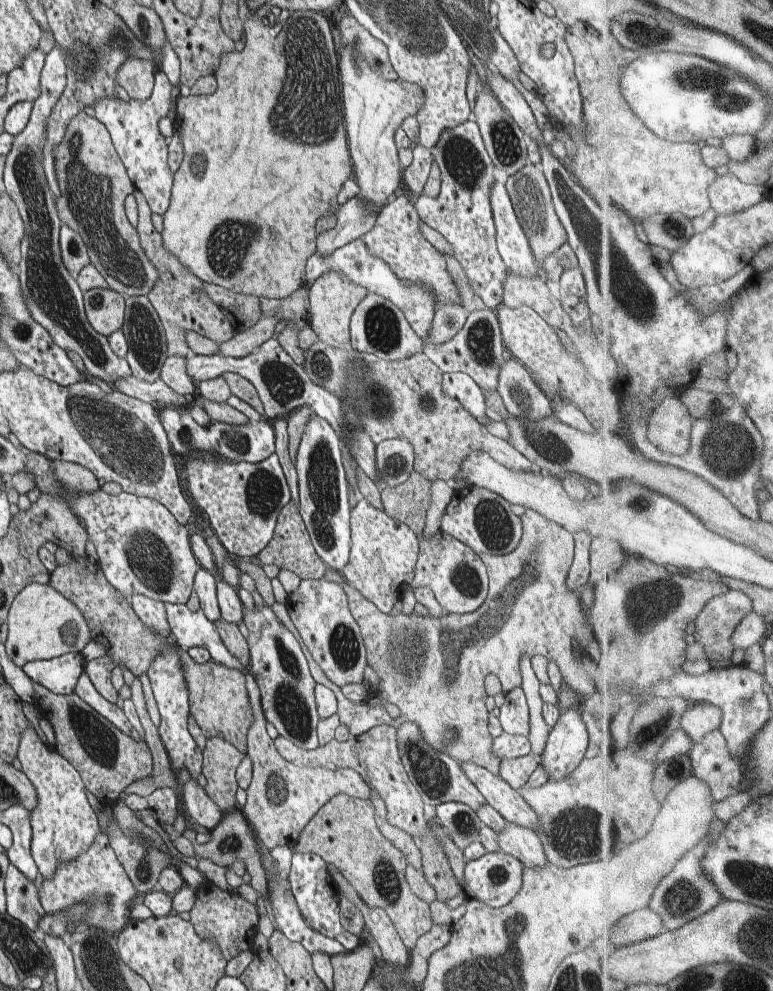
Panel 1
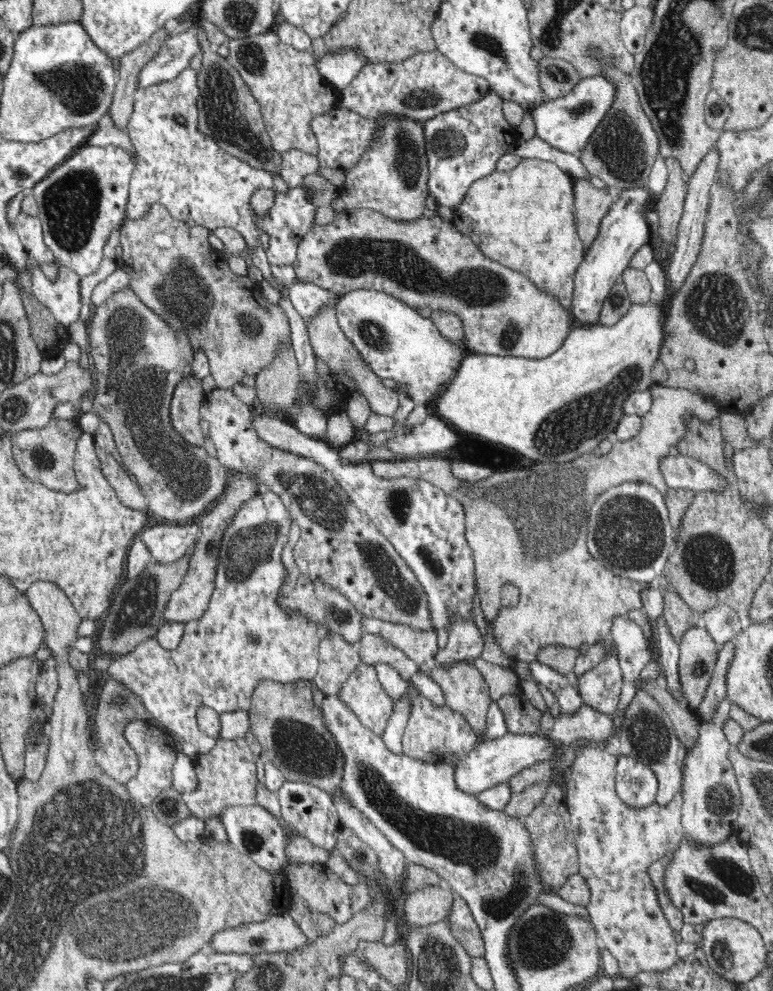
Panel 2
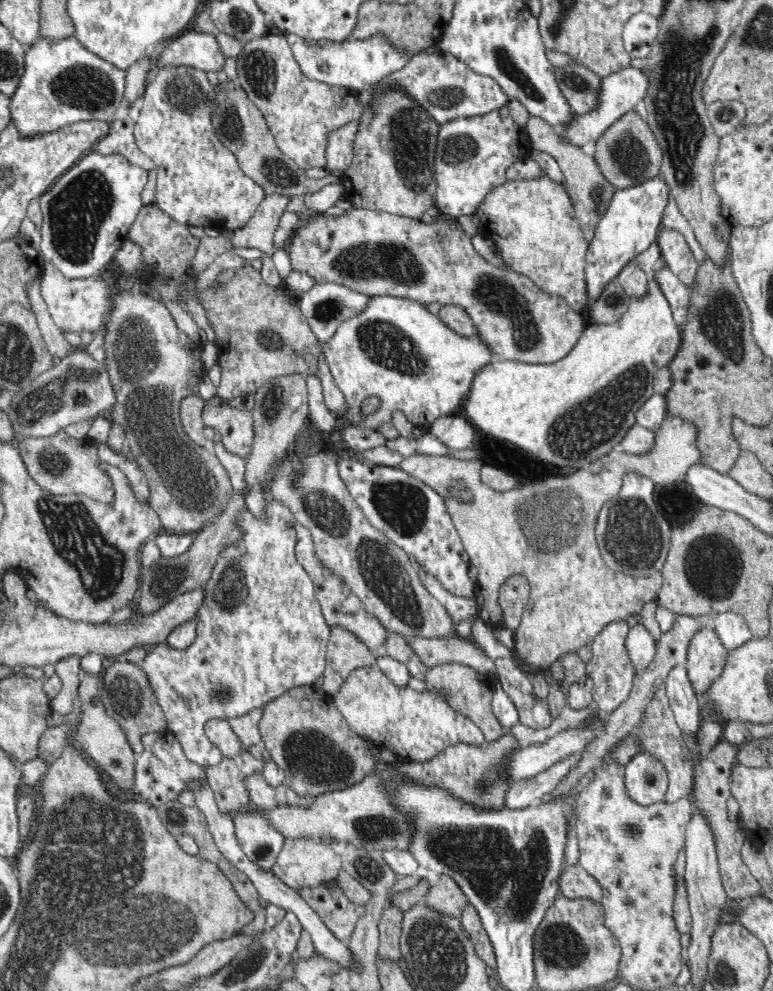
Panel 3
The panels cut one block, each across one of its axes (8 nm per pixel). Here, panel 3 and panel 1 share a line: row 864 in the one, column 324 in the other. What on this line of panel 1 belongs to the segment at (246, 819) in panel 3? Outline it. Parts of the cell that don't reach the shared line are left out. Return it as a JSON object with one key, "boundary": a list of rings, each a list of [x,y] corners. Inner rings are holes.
{"boundary":[[[362,238],[350,242],[346,246],[335,250],[329,257],[320,256],[318,252],[314,253],[305,264],[306,285],[311,287],[314,281],[320,276],[330,271],[336,271],[346,275],[351,281],[362,285],[368,292],[376,293],[391,300],[408,319],[410,326],[421,339],[428,336],[431,324],[436,311],[435,296],[431,291],[426,291],[423,287],[412,285],[400,280],[390,267],[378,257],[373,257],[367,249]]]}

